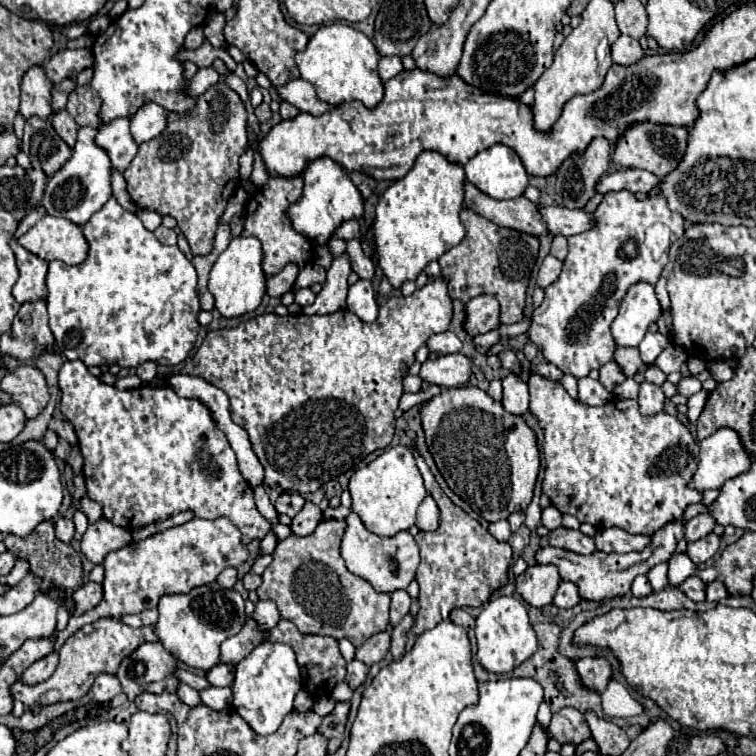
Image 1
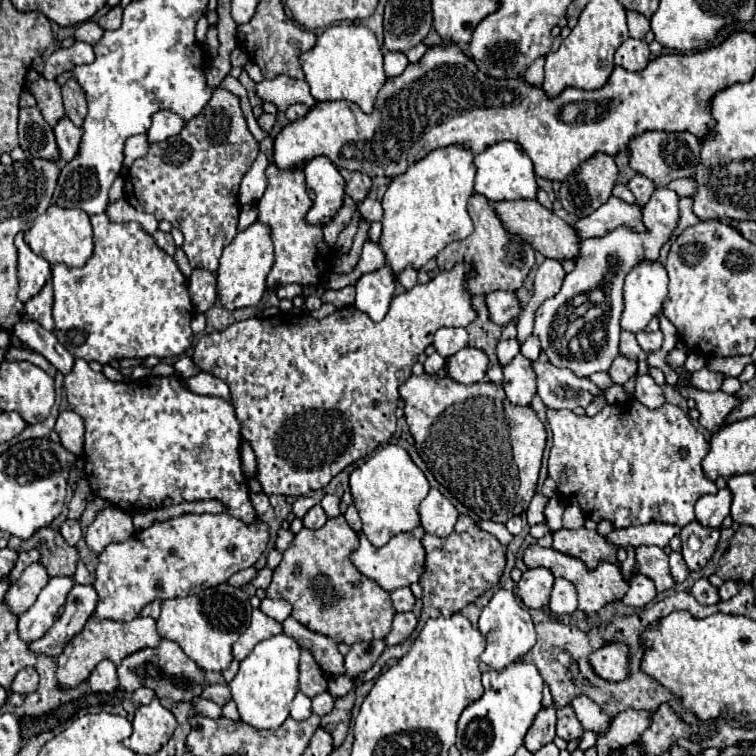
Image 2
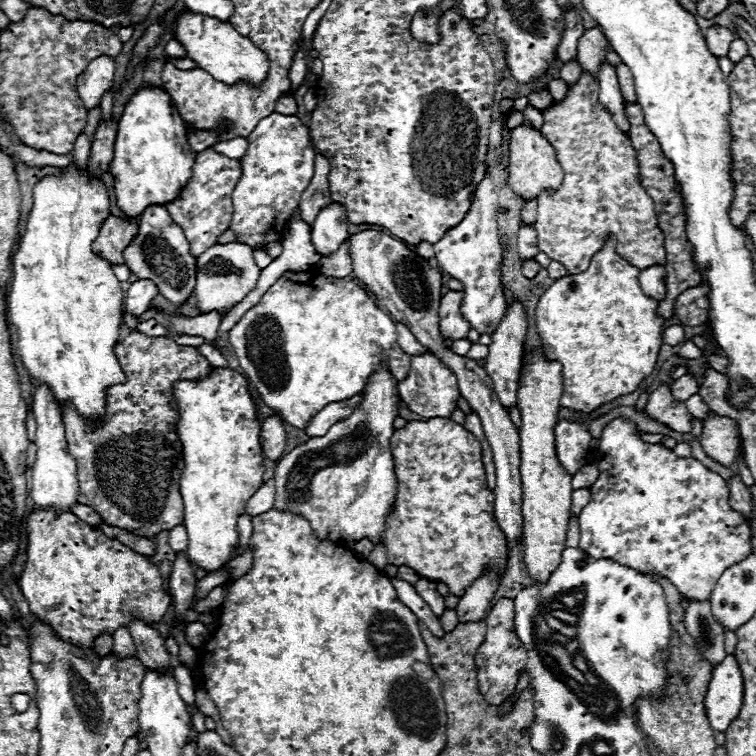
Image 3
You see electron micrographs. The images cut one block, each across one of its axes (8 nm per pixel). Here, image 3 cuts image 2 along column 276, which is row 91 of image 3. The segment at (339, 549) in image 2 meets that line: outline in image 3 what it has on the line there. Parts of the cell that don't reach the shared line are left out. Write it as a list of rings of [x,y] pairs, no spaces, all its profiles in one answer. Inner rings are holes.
[[[580,74],[578,82],[568,88],[566,98],[562,102],[554,102],[550,108],[542,112],[544,124],[542,134],[548,138],[556,152],[556,160],[564,170],[564,180],[556,190],[544,190],[538,196],[538,216],[536,216],[536,232],[538,232],[538,248],[546,252],[552,260],[562,262],[570,274],[580,274],[590,266],[592,256],[602,248],[608,236],[618,240],[618,254],[626,258],[636,268],[648,268],[654,264],[666,262],[664,234],[658,228],[658,216],[654,210],[652,198],[642,188],[640,180],[640,164],[636,160],[636,150],[632,148],[628,136],[616,126],[610,112],[598,100],[598,82],[592,74]]]

